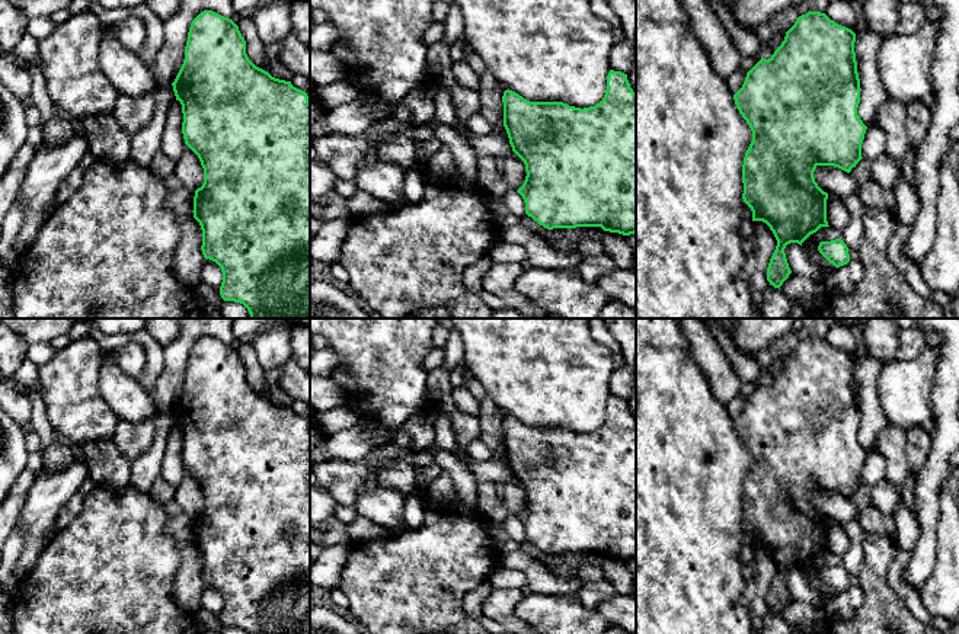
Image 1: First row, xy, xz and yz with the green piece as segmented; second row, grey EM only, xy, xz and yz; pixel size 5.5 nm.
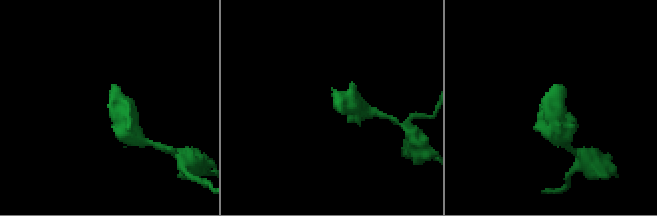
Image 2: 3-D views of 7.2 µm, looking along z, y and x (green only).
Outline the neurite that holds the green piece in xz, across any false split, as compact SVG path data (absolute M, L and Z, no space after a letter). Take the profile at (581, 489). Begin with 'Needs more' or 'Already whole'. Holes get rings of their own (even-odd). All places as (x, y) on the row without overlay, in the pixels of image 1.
Already whole. M610 396L602 426L584 435L563 428L530 428L509 414L502 428L509 470L525 490L527 502L517 518L528 542L547 555L601 553L623 561L636 558L636 419L627 400Z

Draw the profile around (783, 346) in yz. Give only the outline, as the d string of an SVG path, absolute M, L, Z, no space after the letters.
M795 332L784 334L771 343L770 348L751 355L760 365L760 368L770 368L776 361L789 356L799 343L799 336Z

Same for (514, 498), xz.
M514 477L504 483L501 499L509 515L514 516L518 516L522 512L527 502L524 487Z

